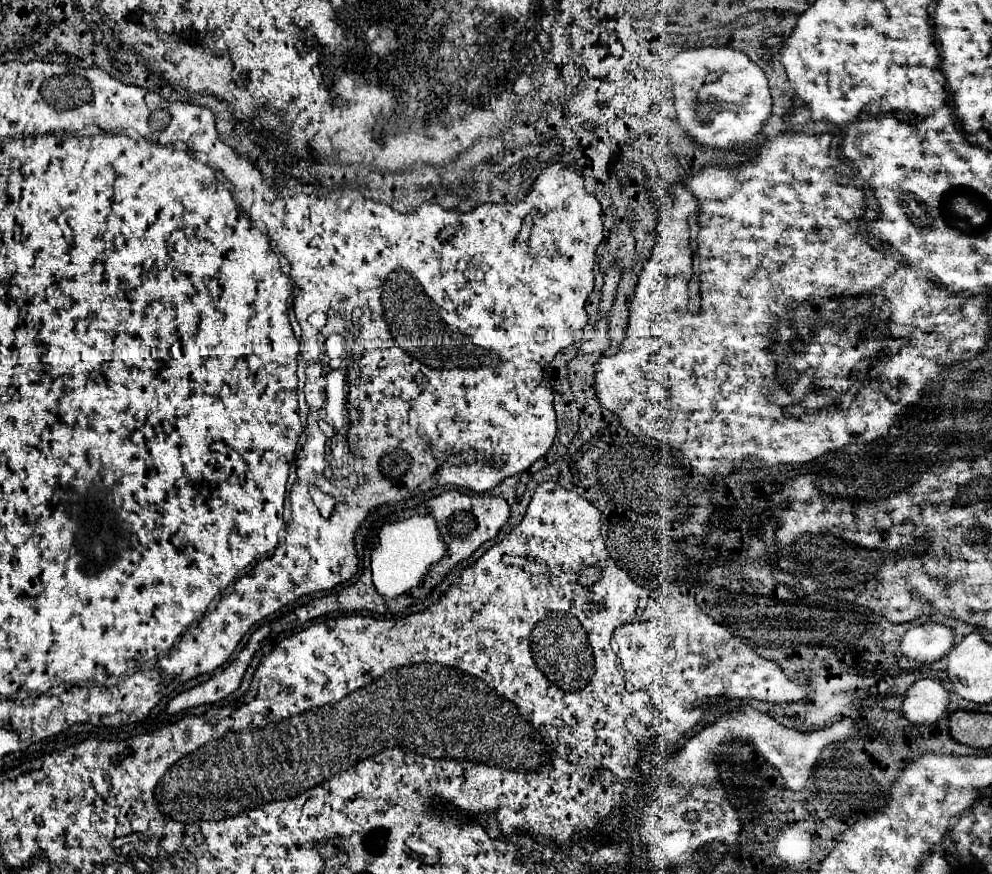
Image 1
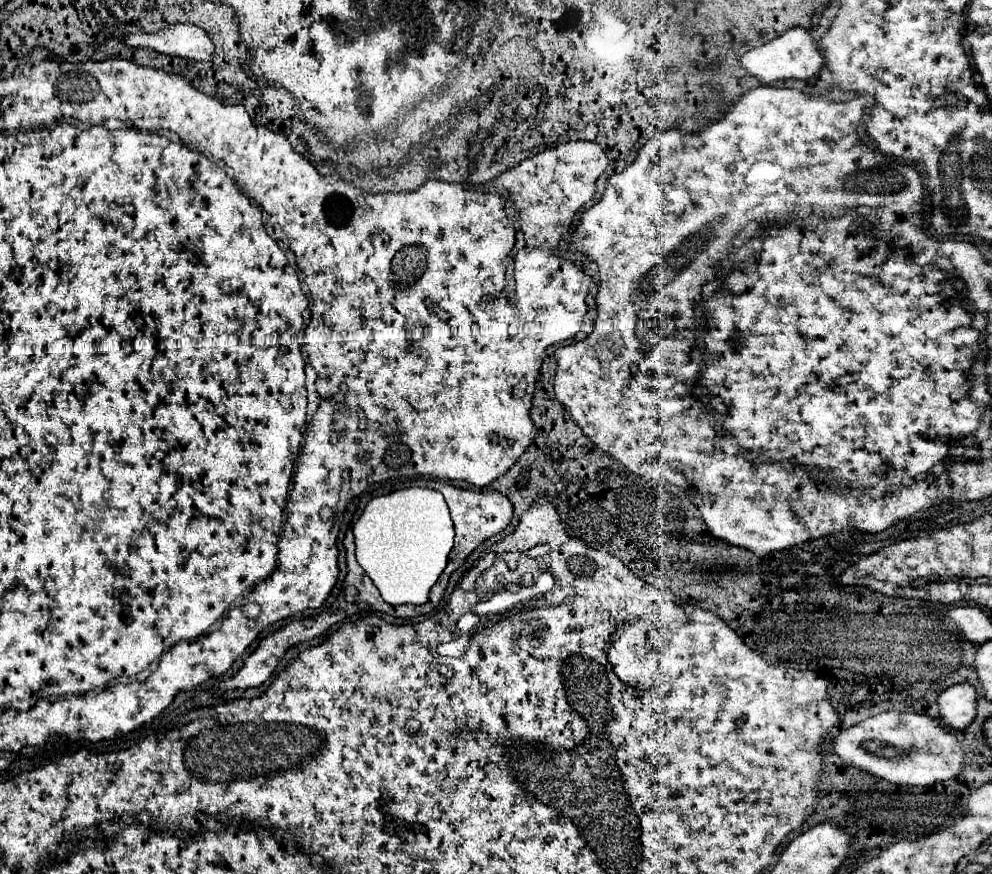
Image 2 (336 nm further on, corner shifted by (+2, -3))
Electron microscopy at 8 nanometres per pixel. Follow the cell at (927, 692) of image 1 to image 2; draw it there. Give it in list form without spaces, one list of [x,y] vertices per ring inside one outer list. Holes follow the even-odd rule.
[[[968,683],[952,685],[938,697],[940,717],[950,729],[966,729],[976,717],[976,689]]]

